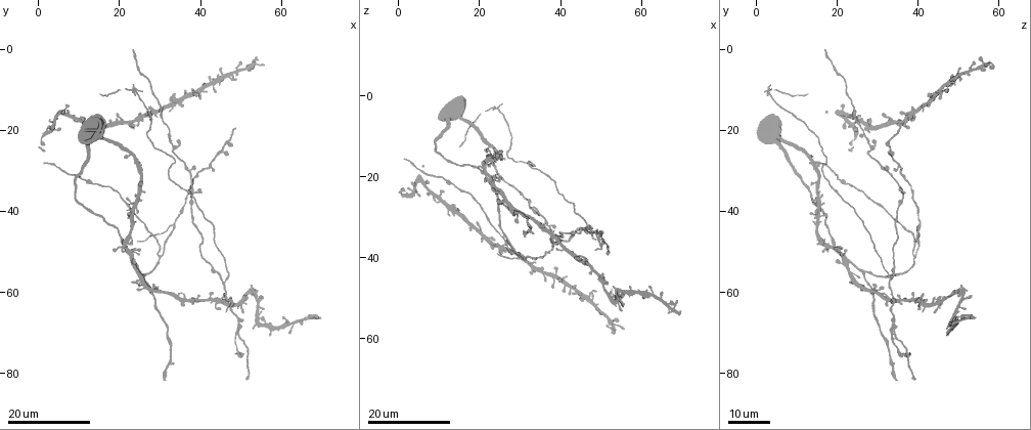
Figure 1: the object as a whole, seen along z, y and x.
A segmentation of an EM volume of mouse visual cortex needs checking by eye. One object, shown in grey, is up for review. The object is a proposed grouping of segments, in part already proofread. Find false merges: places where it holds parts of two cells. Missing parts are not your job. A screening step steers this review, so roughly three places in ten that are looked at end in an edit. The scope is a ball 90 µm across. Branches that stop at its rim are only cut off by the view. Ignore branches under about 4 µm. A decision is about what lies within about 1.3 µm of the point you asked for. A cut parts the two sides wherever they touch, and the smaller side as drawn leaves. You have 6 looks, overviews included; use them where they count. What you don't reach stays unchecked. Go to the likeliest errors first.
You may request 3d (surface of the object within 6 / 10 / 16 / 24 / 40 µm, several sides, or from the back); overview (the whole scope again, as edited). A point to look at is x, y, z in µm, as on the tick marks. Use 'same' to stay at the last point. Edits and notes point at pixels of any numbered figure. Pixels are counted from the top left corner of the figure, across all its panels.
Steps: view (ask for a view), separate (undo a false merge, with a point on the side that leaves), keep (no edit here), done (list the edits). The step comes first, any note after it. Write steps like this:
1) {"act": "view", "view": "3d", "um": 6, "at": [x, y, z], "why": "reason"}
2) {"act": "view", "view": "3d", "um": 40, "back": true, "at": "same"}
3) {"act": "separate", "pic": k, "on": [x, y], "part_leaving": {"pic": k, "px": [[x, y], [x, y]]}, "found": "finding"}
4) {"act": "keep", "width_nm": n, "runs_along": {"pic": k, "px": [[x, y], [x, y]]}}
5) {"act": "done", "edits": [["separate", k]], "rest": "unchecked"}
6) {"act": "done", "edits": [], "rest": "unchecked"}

{"act": "view", "view": "3d", "um": 16, "at": [38.0, 31.5, 36.5]}

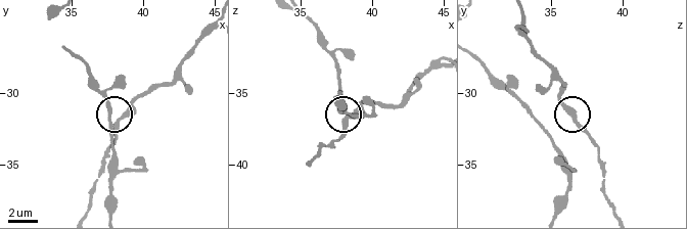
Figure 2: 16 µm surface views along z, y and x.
{"act": "view", "view": "3d", "um": 10, "at": [38.2, 32.2, 36.8], "why": "zoom in"}

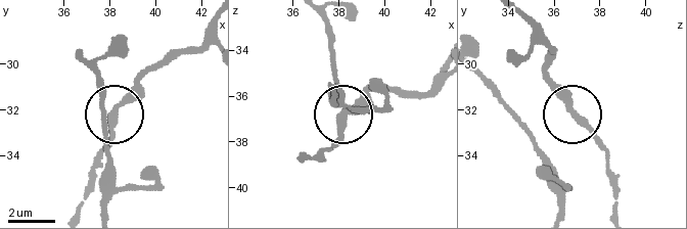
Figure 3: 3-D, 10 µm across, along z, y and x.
{"act": "keep", "width_nm": 250, "runs_along": {"pic": 3, "px": [[617, 212], [604, 147], [543, 74]]}, "found": "all the same cell"}

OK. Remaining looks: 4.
{"act": "view", "view": "3d", "um": 24, "at": [46.0, 58.5, 32.5], "why": "branch point"}

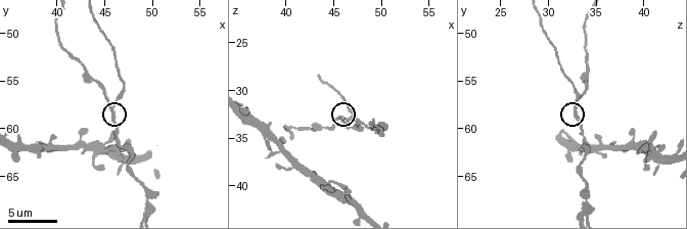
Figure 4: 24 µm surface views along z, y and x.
{"act": "view", "view": "3d", "um": 6, "at": [45.6, 57.8, 33.0]}

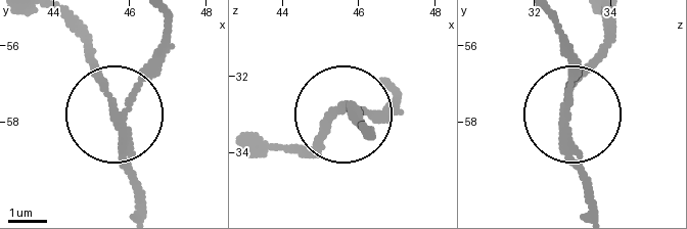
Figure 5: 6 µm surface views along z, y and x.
{"act": "separate", "pic": 5, "on": [149, 80], "side_arm_um": 29, "arms": 3, "found": "a second cell is stuck on"}

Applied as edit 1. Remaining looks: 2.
{"act": "done", "edits": [["separate", 5]], "rest": "unchecked"}

